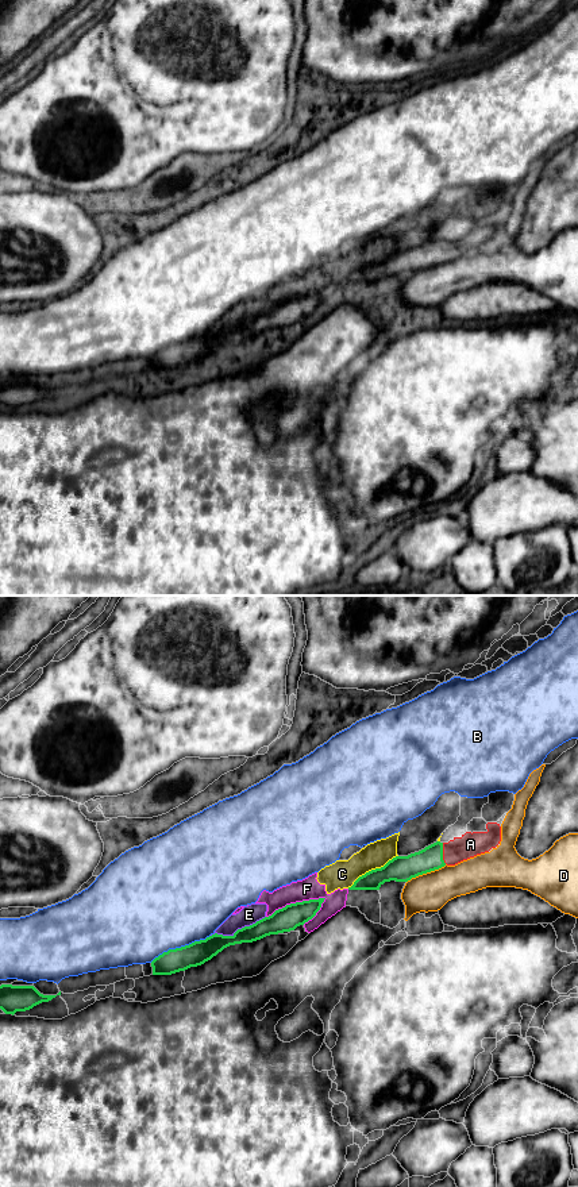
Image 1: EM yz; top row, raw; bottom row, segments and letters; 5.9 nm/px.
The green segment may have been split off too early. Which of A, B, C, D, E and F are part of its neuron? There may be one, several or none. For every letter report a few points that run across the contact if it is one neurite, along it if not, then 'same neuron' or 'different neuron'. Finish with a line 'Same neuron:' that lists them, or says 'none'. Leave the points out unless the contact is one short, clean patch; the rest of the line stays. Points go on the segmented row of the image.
A: line yz (403, 868), (442, 854), (451, 854), (470, 844); same neuron
B: different neuron
C: different neuron
D: different neuron
E: line yz (265, 916), (238, 928), (231, 935), (214, 933), (211, 936); different neuron
F: different neuron
Same neuron: A

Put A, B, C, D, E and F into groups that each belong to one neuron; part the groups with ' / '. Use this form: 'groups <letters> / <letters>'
groups A / B / C E F / D

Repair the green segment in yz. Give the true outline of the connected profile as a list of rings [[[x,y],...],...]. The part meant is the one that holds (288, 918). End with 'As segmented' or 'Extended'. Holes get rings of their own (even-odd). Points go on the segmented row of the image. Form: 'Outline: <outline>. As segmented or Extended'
Outline: [[[325,898],[286,905],[250,926],[238,929],[232,936],[212,934],[205,940],[169,949],[151,961],[153,975],[172,975],[197,967],[211,960],[224,948],[242,943],[253,943],[270,934],[294,930],[312,920]]]. As segmented

